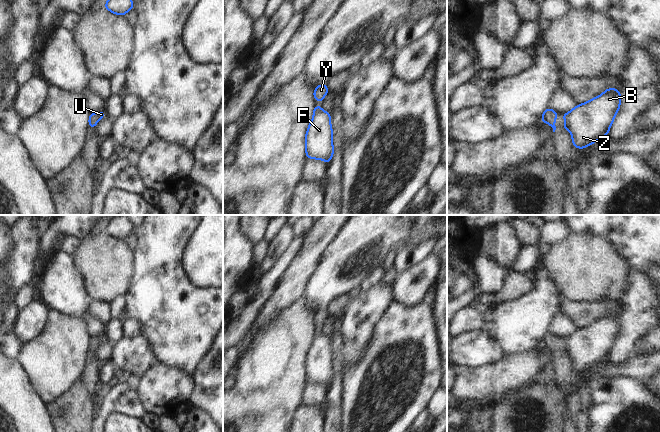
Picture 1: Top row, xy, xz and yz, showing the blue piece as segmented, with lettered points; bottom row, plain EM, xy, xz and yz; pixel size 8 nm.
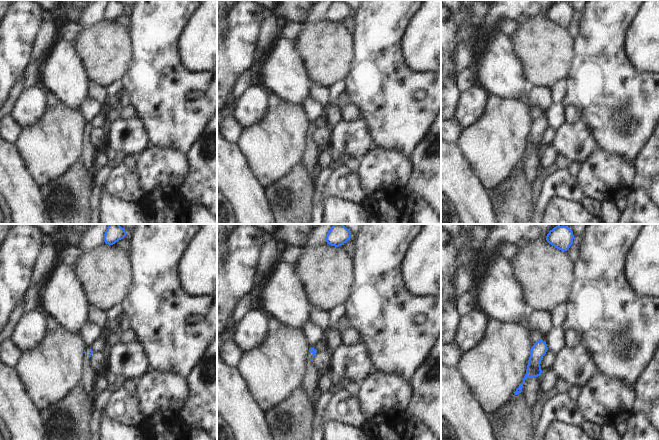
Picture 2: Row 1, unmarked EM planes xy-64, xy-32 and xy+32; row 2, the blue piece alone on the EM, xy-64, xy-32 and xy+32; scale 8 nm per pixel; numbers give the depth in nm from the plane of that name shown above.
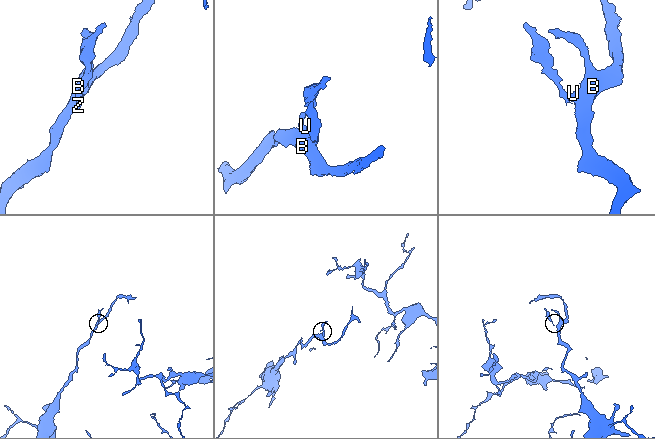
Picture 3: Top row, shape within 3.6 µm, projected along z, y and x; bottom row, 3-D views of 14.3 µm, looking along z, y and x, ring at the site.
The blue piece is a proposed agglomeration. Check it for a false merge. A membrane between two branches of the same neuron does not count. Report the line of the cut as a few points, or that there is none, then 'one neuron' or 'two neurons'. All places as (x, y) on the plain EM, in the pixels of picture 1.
no cut | one neuron

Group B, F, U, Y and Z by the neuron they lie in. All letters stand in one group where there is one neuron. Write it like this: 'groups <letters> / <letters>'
groups B F U Y Z

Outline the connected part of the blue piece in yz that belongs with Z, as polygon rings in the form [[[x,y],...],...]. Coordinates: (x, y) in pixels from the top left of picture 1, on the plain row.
[[[615,312],[606,313],[598,321],[590,323],[586,327],[576,329],[569,337],[562,337],[565,343],[563,352],[570,355],[574,371],[578,373],[586,372],[608,359],[610,351],[620,332],[620,316],[620,314]]]

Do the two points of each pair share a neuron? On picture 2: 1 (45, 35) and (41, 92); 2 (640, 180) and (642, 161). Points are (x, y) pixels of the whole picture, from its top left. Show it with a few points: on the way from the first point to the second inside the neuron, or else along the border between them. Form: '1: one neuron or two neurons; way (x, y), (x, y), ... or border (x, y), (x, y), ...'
1: two neurons; border (38, 83), (24, 88)
2: one neuron; way (642, 175), (642, 166)

